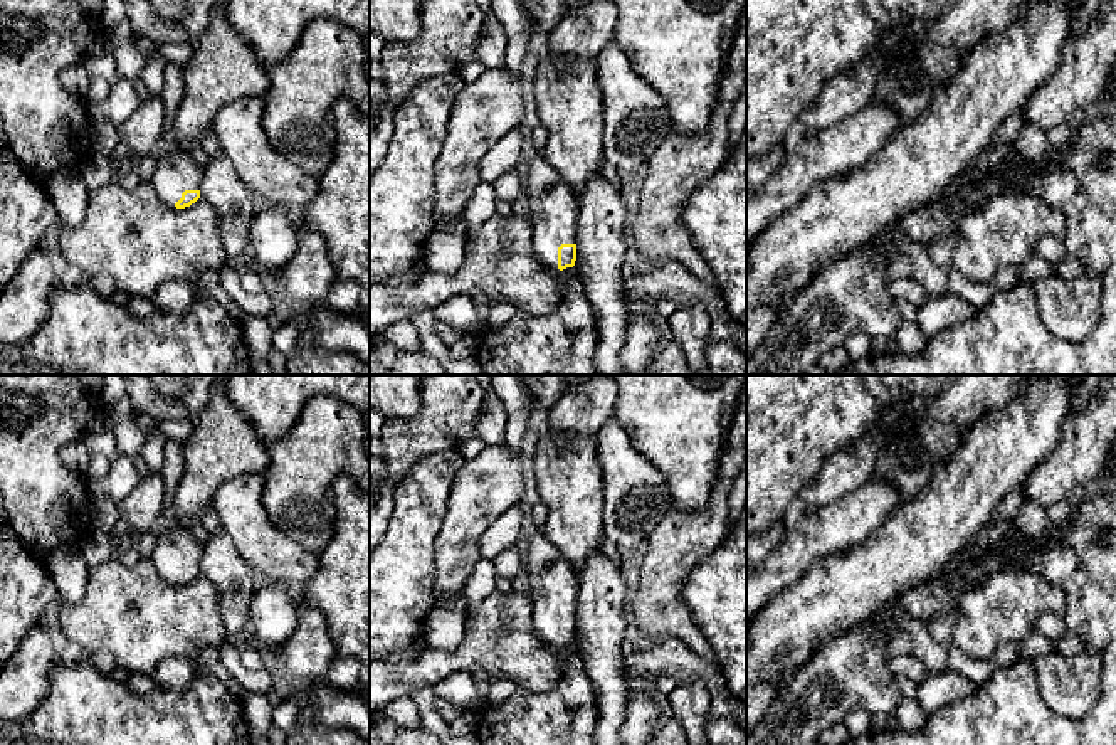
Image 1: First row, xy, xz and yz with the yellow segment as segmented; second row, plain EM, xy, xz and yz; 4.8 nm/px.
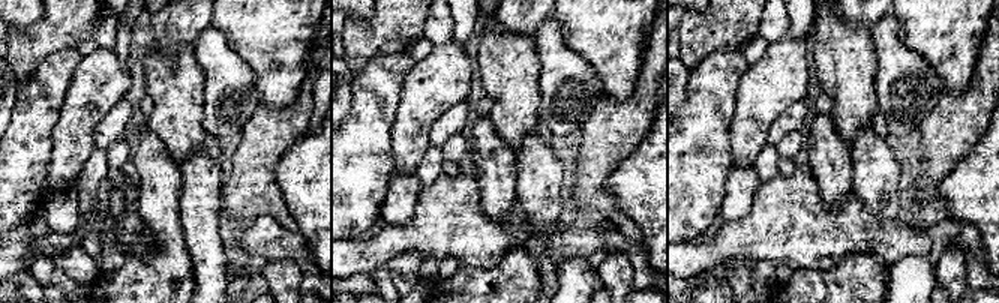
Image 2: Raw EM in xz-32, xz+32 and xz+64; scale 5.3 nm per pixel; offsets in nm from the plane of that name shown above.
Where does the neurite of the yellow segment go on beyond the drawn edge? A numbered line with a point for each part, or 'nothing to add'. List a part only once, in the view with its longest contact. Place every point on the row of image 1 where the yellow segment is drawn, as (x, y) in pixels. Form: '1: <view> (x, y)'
1: xz (562, 342)

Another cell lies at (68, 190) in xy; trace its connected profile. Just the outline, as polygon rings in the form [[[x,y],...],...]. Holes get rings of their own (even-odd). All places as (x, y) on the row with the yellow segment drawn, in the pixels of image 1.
[[[79,168],[54,173],[44,185],[62,225],[79,227],[89,203],[89,190]]]

